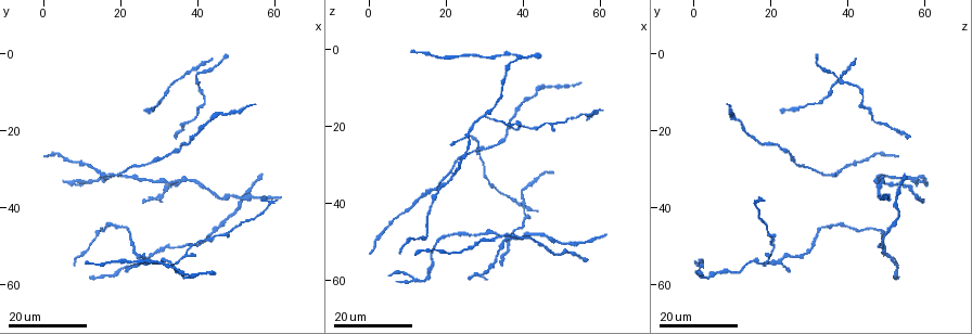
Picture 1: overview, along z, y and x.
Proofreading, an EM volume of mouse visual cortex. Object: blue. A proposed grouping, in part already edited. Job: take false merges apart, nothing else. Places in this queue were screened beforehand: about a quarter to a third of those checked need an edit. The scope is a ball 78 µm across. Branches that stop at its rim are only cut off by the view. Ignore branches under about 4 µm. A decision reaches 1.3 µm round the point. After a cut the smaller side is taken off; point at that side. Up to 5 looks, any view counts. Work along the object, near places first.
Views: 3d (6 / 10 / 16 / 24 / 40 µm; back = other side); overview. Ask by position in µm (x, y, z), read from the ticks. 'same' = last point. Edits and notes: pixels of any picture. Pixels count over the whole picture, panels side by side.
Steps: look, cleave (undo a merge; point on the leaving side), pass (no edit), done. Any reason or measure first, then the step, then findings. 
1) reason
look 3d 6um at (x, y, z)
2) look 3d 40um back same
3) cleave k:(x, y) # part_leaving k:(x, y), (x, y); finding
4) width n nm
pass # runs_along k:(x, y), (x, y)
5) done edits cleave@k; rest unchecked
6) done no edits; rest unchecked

sudden change in width
look 3d 24um at (42.5, 49.0, 20.5)

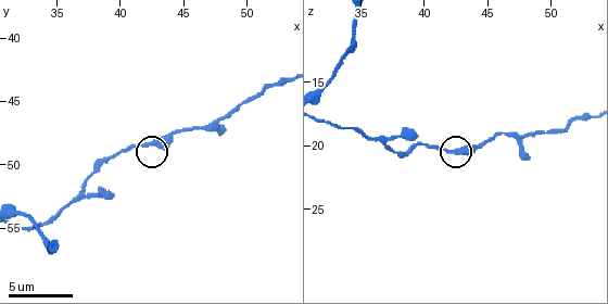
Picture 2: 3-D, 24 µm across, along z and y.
zoom in
look 3d 6um at (42.4, 48.4, 20.4)

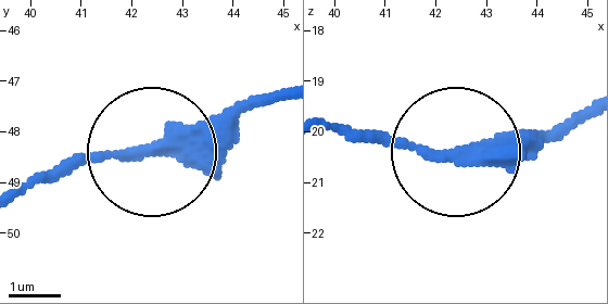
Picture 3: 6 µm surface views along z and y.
pass # runs_along 3:(21, 192), (98, 157), (215, 140), (263, 105); all the same neuron

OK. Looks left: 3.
a fork
look 3d 24um at (30.0, 54.0, 17.5)

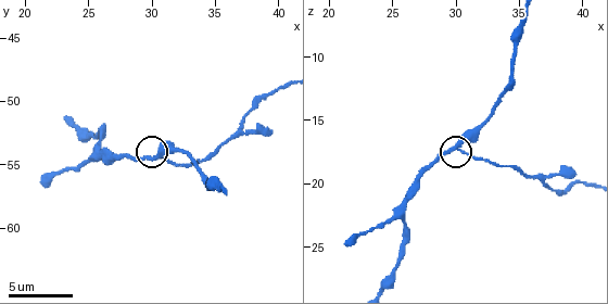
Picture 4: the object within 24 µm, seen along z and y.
look 3d 10um same

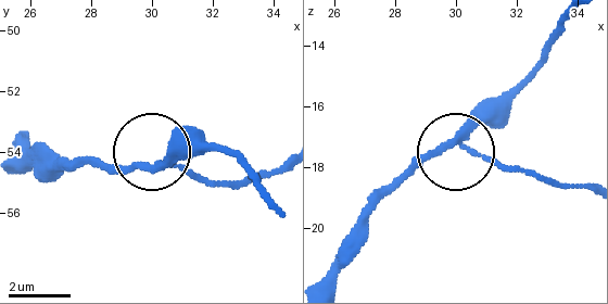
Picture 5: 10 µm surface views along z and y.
pass # all the same neuron

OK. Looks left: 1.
done no edits; rest unchecked

